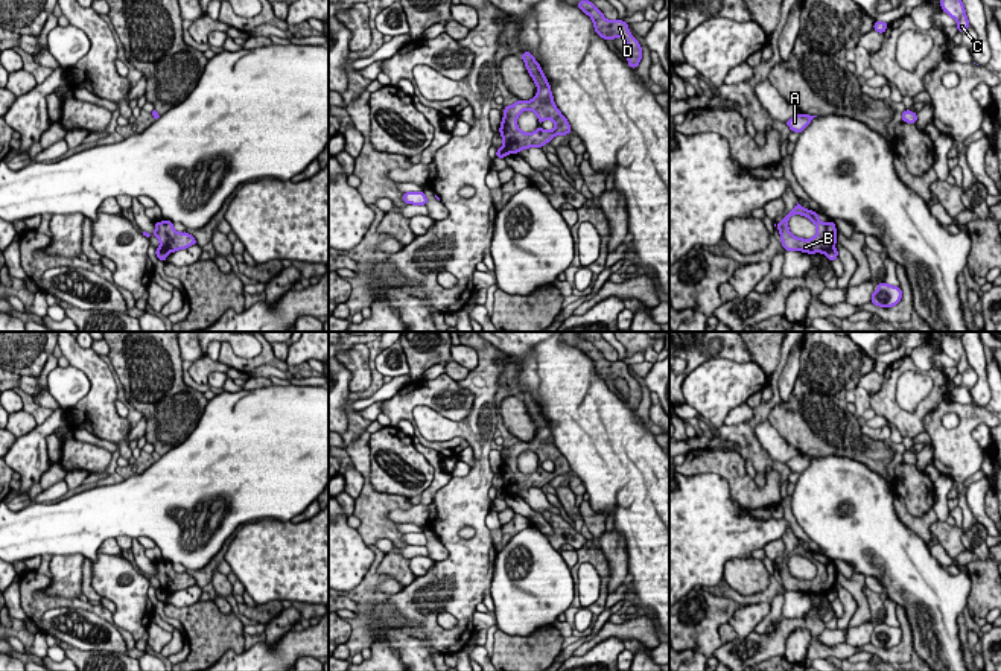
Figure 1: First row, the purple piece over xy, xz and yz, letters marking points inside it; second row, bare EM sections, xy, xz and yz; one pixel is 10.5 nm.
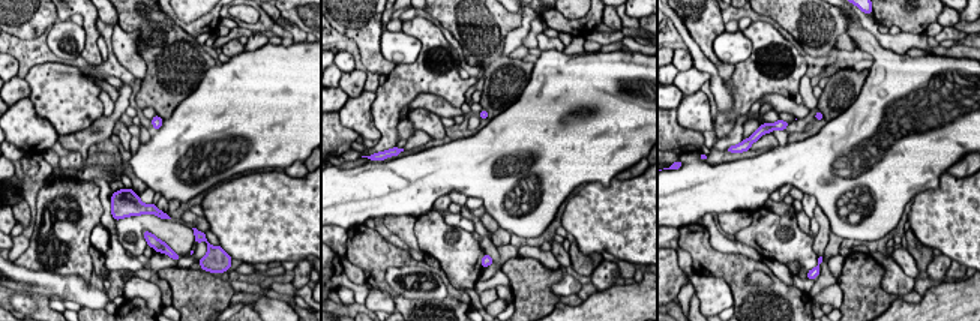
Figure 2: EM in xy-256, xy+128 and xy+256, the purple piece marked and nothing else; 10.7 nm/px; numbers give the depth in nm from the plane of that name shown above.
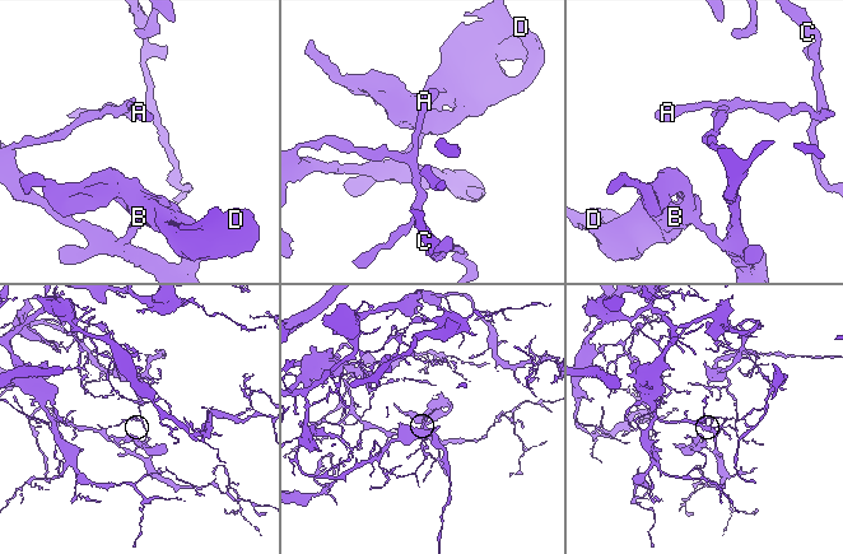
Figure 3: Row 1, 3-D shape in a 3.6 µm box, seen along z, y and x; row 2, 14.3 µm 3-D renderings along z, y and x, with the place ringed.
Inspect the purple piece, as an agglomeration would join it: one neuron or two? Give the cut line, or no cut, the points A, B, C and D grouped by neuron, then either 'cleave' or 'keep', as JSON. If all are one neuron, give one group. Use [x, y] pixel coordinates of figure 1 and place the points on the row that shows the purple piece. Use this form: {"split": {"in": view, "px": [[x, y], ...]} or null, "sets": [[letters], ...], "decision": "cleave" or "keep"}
{"split": {"in": "xy", "px": [[160, 245], [168, 253]]}, "sets": [["A", "C"], ["B", "D"]], "decision": "cleave"}

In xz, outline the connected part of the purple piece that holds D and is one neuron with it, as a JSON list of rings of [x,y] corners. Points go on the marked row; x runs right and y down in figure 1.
[[[581,0],[577,6],[587,14],[592,21],[595,32],[604,40],[624,38],[628,44],[628,65],[636,68],[642,59],[642,47],[639,41],[630,33],[628,24],[622,20],[610,21],[602,12],[589,0]]]

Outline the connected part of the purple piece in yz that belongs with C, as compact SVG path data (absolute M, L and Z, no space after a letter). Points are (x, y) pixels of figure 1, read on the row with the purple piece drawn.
M940 0L940 6L943 12L957 21L958 32L963 32L971 26L961 0Z

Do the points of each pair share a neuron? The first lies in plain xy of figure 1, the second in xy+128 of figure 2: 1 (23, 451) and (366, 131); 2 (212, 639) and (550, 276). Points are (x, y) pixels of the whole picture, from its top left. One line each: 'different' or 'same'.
1: same
2: same

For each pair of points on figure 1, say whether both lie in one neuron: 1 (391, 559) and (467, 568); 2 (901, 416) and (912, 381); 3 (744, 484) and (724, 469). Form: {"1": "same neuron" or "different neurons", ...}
{"1": "different neurons", "2": "different neurons", "3": "same neuron"}

